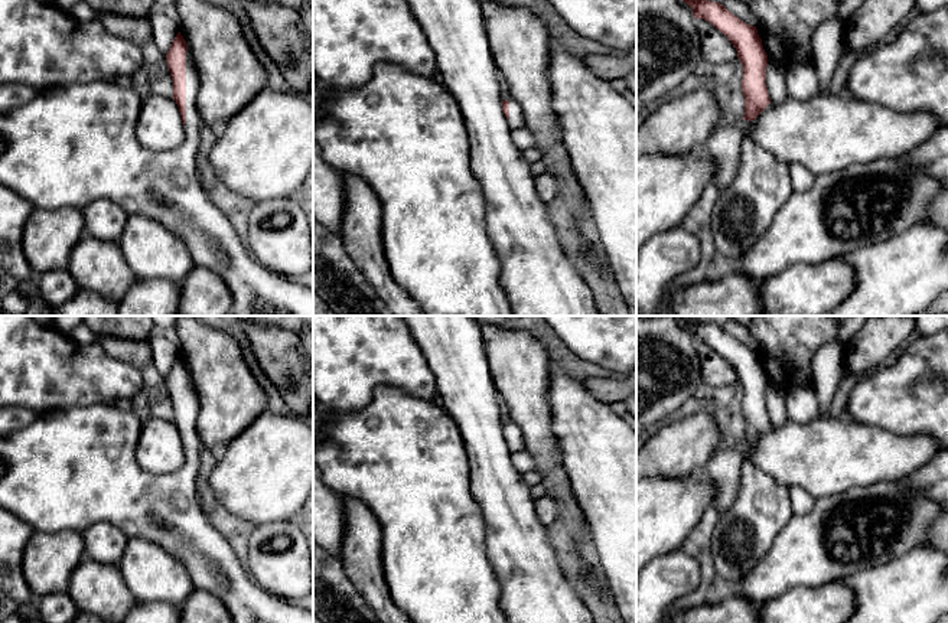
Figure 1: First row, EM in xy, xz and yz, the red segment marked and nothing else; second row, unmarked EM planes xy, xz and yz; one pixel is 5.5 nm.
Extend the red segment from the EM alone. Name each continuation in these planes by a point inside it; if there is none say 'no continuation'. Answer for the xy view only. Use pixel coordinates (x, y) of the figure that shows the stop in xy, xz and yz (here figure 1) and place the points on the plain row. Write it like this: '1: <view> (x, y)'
1: xy (69, 469)

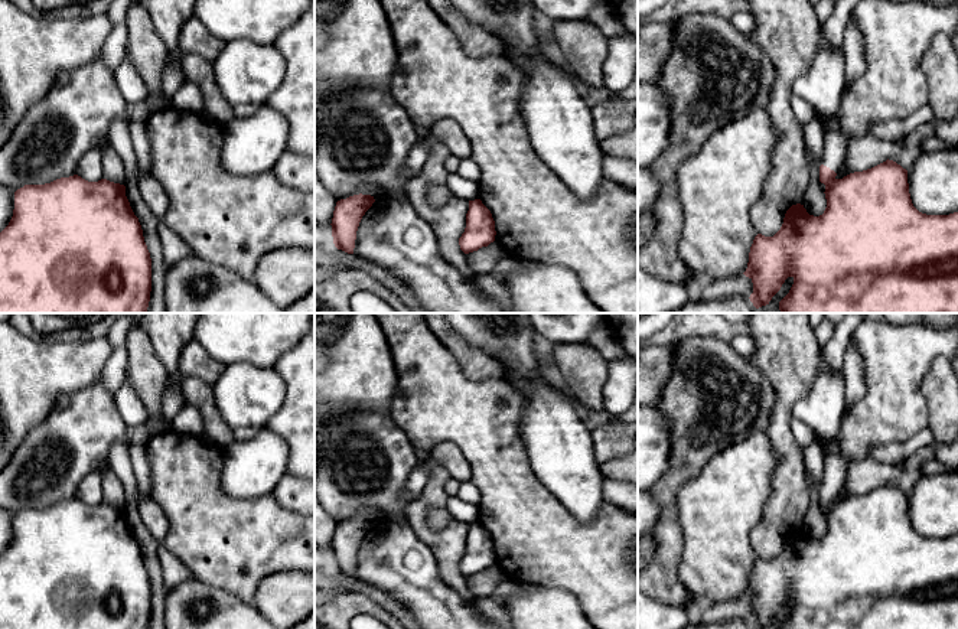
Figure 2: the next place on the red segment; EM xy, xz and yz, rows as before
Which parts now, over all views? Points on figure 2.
1: yz (823, 408)

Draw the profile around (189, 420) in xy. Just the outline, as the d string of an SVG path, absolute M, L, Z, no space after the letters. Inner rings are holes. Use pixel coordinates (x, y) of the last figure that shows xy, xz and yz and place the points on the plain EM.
M186 404L173 418L172 428L183 434L202 436L205 433L202 414Z

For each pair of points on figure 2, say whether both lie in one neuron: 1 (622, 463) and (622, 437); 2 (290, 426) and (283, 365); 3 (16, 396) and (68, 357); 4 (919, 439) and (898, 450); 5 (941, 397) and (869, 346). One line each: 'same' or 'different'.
1: different
2: same
3: same
4: same
5: different

